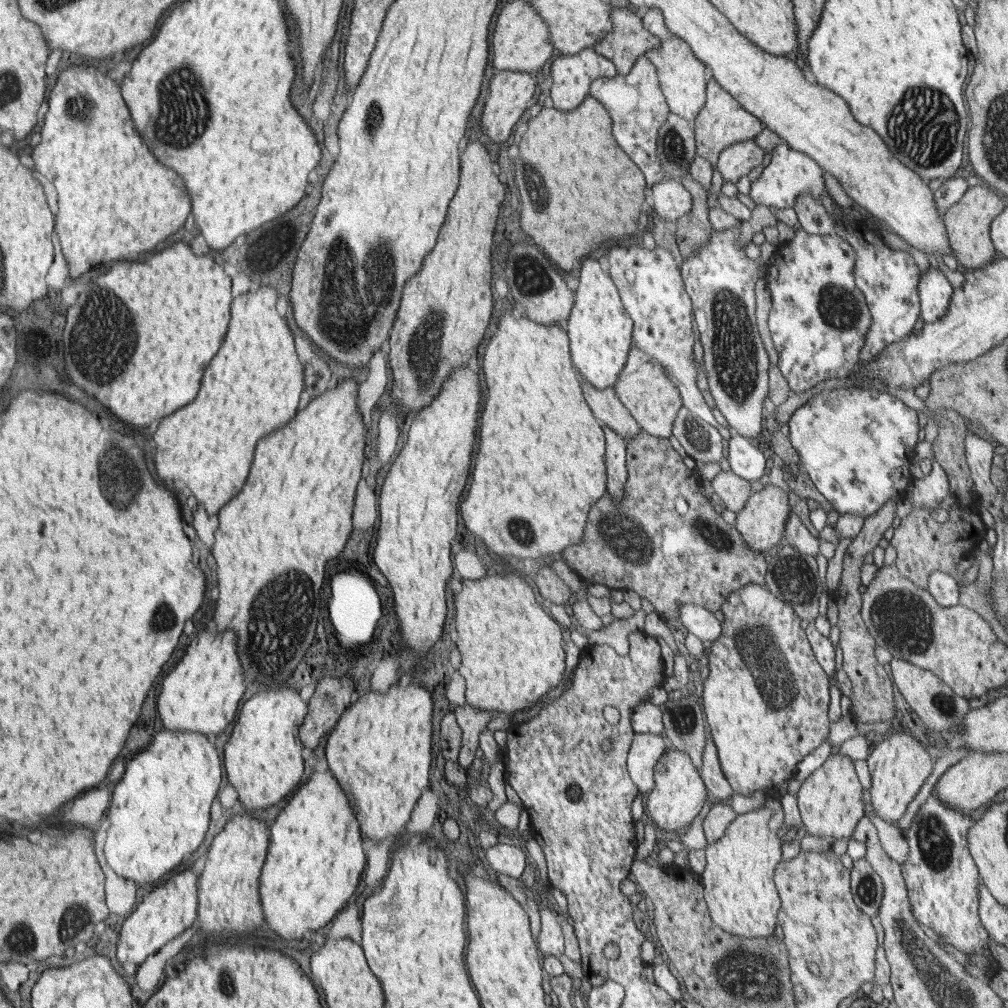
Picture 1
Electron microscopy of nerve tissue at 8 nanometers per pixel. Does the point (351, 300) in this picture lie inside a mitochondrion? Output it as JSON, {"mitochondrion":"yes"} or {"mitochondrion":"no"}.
{"mitochondrion":"yes"}

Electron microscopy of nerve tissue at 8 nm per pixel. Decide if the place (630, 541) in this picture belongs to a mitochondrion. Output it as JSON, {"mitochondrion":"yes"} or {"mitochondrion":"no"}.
{"mitochondrion":"yes"}

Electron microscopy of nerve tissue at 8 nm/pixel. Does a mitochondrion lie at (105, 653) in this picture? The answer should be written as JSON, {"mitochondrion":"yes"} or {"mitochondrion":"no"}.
{"mitochondrion":"no"}

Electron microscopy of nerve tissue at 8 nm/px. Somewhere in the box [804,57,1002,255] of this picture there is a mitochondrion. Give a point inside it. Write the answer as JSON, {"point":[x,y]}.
{"point":[926,149]}

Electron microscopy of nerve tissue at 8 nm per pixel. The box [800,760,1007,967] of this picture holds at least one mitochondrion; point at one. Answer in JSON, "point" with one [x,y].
{"point":[936,846]}

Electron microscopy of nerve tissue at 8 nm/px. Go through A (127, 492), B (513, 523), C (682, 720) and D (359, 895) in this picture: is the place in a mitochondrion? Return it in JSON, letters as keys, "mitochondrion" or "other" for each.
{"A":"mitochondrion","B":"mitochondrion","C":"mitochondrion","D":"other"}

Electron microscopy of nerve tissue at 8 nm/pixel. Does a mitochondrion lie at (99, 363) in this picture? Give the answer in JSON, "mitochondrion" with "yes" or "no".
{"mitochondrion":"yes"}

